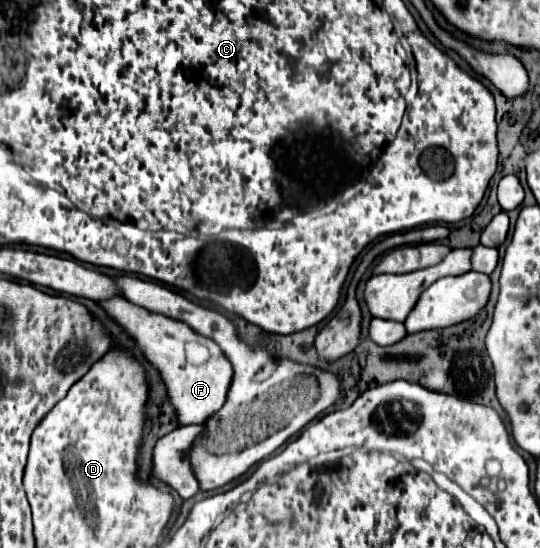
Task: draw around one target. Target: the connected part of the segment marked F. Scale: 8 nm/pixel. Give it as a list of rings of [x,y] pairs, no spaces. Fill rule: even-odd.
[[[113,296],[105,302],[99,302],[99,306],[137,342],[137,346],[141,348],[149,364],[153,364],[159,370],[167,386],[167,396],[177,414],[179,426],[181,424],[203,424],[211,414],[215,414],[225,404],[225,396],[231,384],[233,370],[231,370],[229,360],[225,358],[225,354],[219,350],[219,346],[213,340],[199,336],[183,322],[171,320],[161,314],[149,314],[149,310],[143,310],[141,306],[135,306],[121,296]],[[191,340],[205,344],[211,350],[211,358],[201,366],[193,366],[185,360],[185,344]]]

